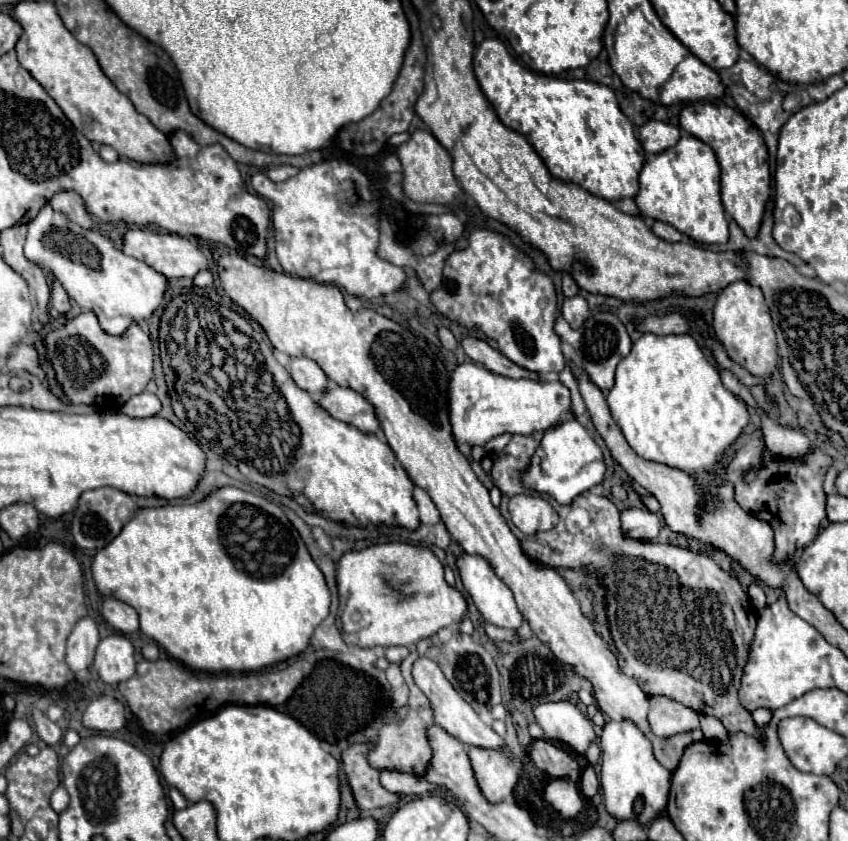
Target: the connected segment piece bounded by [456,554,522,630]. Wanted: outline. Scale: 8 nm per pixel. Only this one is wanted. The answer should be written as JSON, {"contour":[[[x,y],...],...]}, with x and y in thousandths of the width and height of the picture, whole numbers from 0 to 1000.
{"contour":[[[545,659],[538,671],[542,675],[542,685],[545,685],[547,699],[557,709],[557,713],[559,713],[564,728],[571,732],[571,737],[578,740],[578,742],[583,742],[583,744],[590,744],[590,747],[611,749],[616,744],[613,725],[611,725],[608,716],[604,711],[601,699],[580,680],[578,671],[571,663],[566,663],[566,661],[552,661],[552,659]]]}

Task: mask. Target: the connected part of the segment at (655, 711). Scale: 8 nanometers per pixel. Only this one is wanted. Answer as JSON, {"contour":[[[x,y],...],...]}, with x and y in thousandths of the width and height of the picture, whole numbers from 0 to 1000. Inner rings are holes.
{"contour":[[[774,828],[774,830],[767,830],[764,859],[769,870],[776,878],[790,878],[797,873],[821,868],[823,849],[802,835],[792,835],[790,830]]]}

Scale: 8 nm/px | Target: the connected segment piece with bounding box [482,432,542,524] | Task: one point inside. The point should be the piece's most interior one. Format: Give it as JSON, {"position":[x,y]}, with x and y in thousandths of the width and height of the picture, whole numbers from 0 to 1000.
{"position":[596,555]}

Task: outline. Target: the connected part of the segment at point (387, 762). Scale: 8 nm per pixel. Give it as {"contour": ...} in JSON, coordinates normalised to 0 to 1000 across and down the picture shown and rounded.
{"contour":[[[486,771],[483,780],[472,792],[474,804],[476,804],[476,809],[479,809],[479,813],[483,818],[481,849],[476,851],[476,856],[472,861],[455,861],[455,863],[450,863],[450,868],[446,873],[446,880],[443,880],[443,887],[439,889],[434,904],[436,904],[439,911],[443,911],[448,916],[469,916],[469,918],[483,918],[483,920],[498,923],[502,918],[502,911],[505,911],[507,901],[509,901],[509,889],[507,889],[507,882],[502,878],[502,866],[507,861],[512,861],[512,854],[509,854],[509,842],[507,842],[505,830],[486,811],[486,787],[491,782],[493,782],[493,775],[491,775],[491,771]]]}

